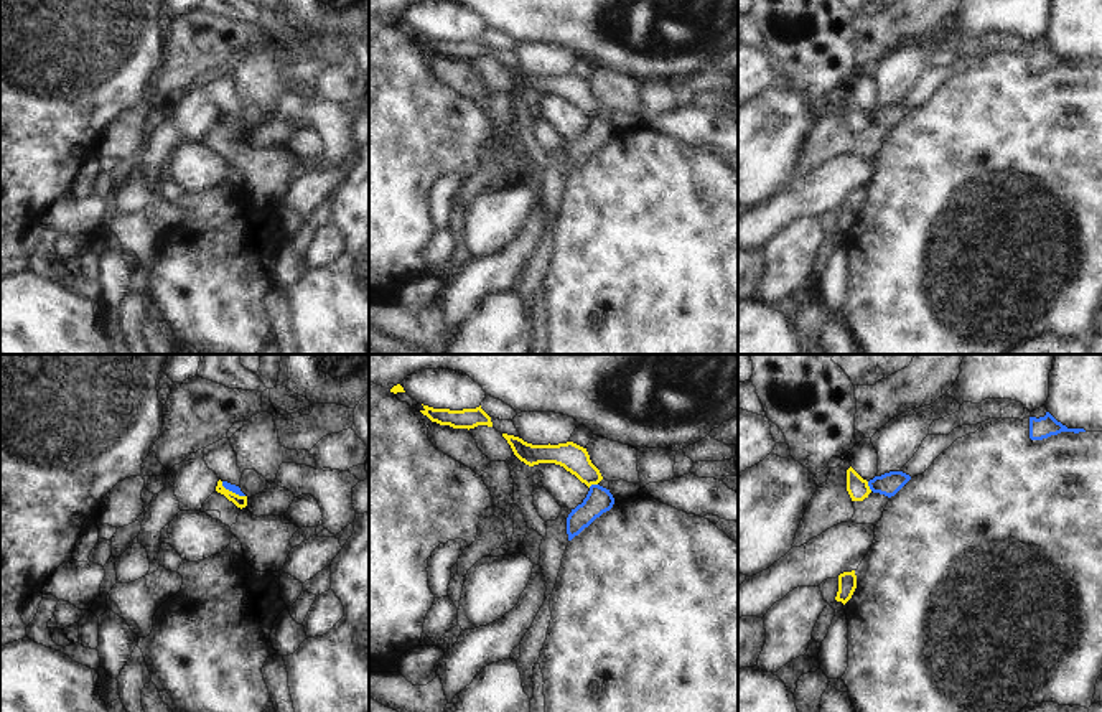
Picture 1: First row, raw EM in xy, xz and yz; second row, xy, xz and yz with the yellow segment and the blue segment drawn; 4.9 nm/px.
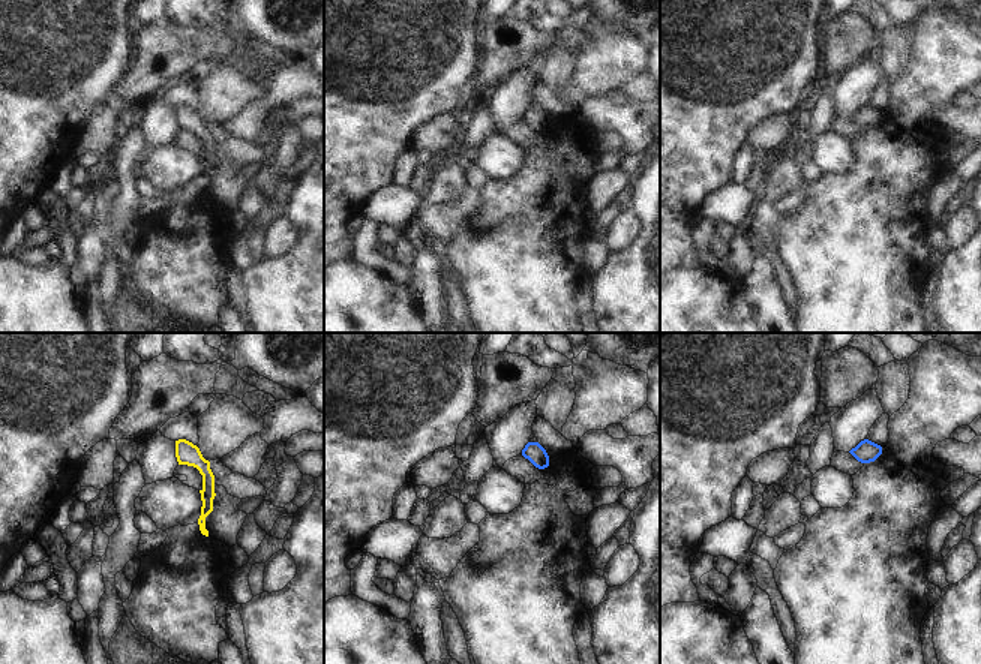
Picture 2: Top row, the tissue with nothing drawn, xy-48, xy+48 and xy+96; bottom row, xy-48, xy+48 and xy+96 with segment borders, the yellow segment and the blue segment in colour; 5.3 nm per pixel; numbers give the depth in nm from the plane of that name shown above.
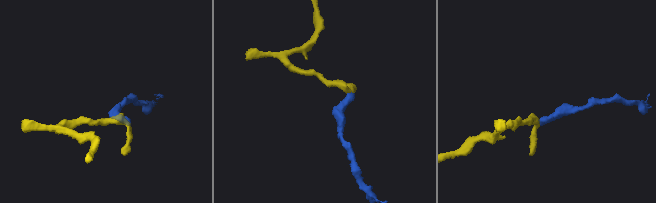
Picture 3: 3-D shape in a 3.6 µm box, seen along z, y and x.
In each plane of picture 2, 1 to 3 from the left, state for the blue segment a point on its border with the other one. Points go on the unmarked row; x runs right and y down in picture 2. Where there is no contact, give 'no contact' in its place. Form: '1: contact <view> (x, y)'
1: no contact
2: no contact
3: no contact

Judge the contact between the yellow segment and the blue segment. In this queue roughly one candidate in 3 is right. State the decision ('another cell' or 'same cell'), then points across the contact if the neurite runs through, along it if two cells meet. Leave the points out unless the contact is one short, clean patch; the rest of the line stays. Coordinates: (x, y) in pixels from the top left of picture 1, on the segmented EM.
another cell | along yz (867, 482), (872, 490)

